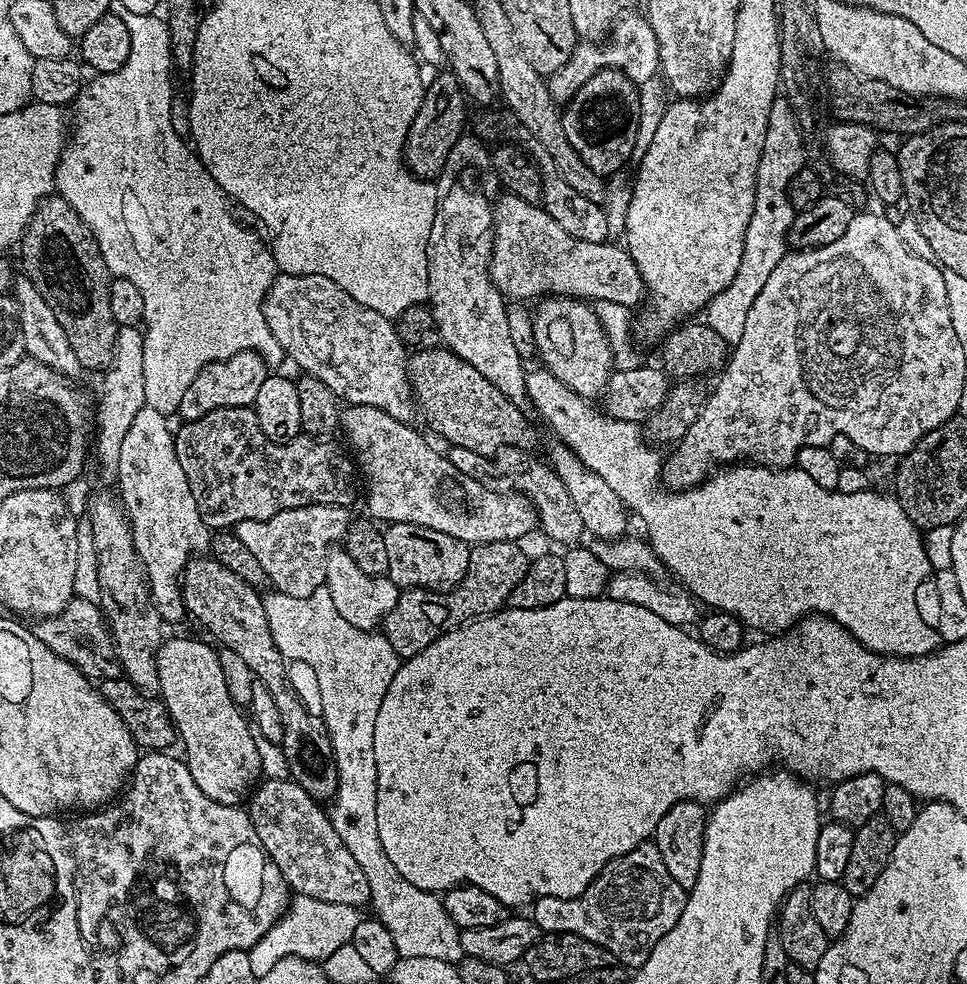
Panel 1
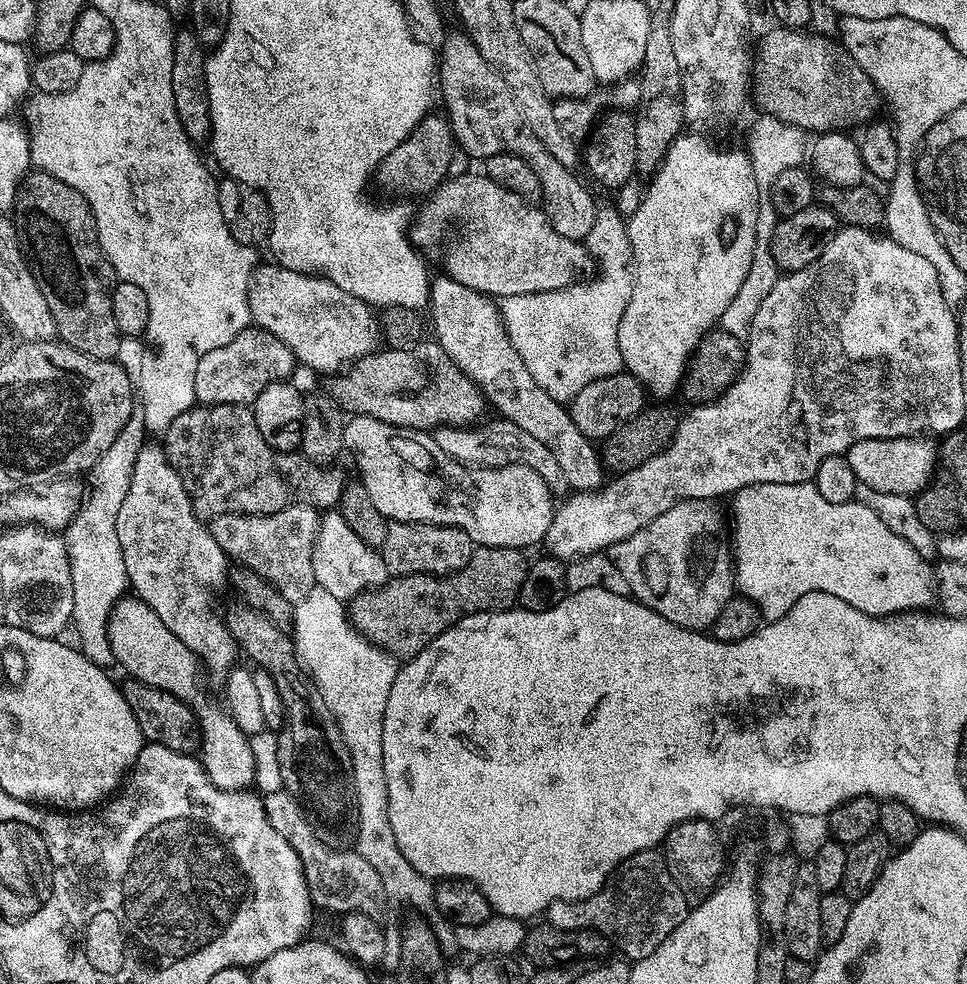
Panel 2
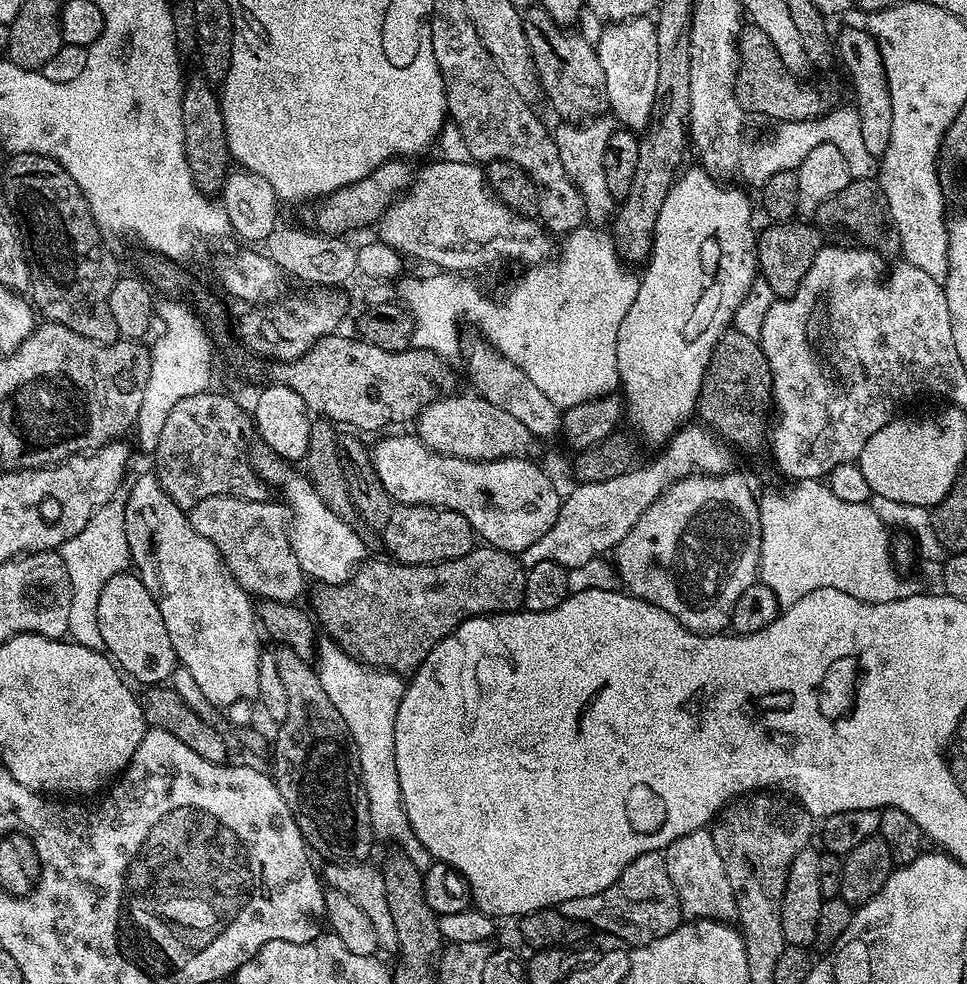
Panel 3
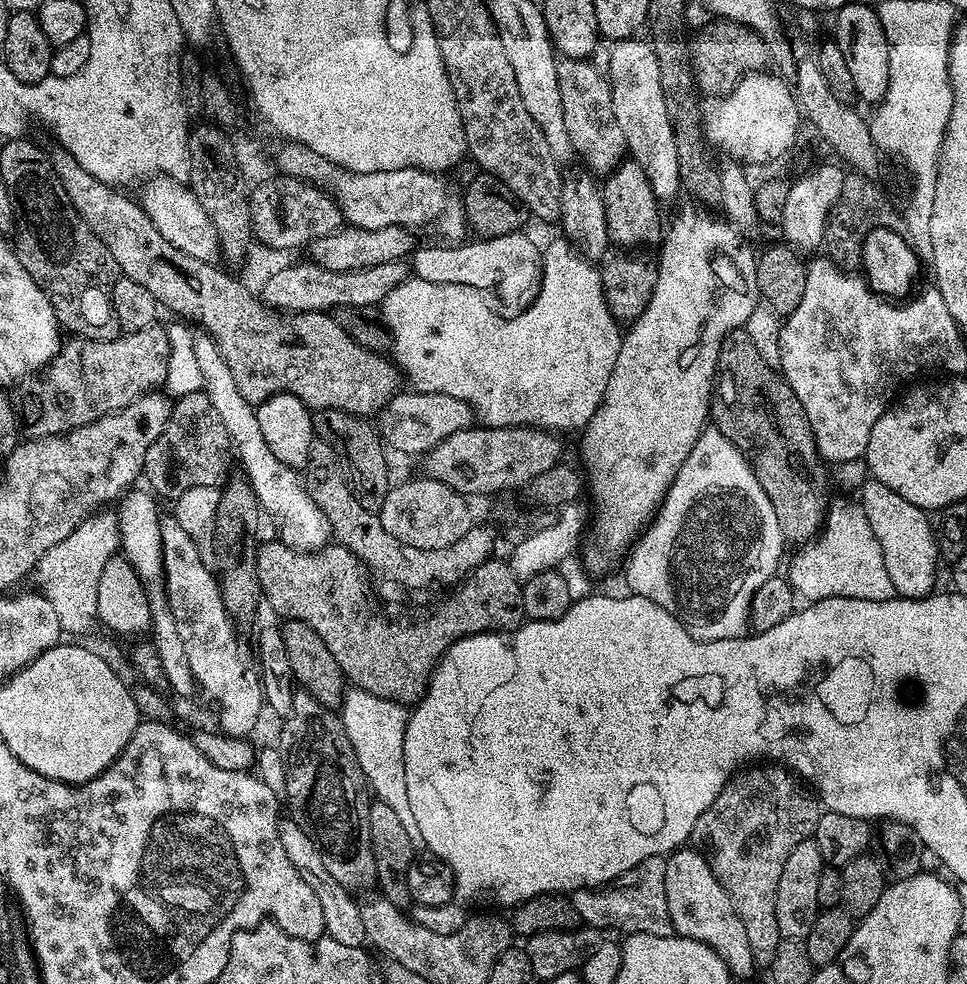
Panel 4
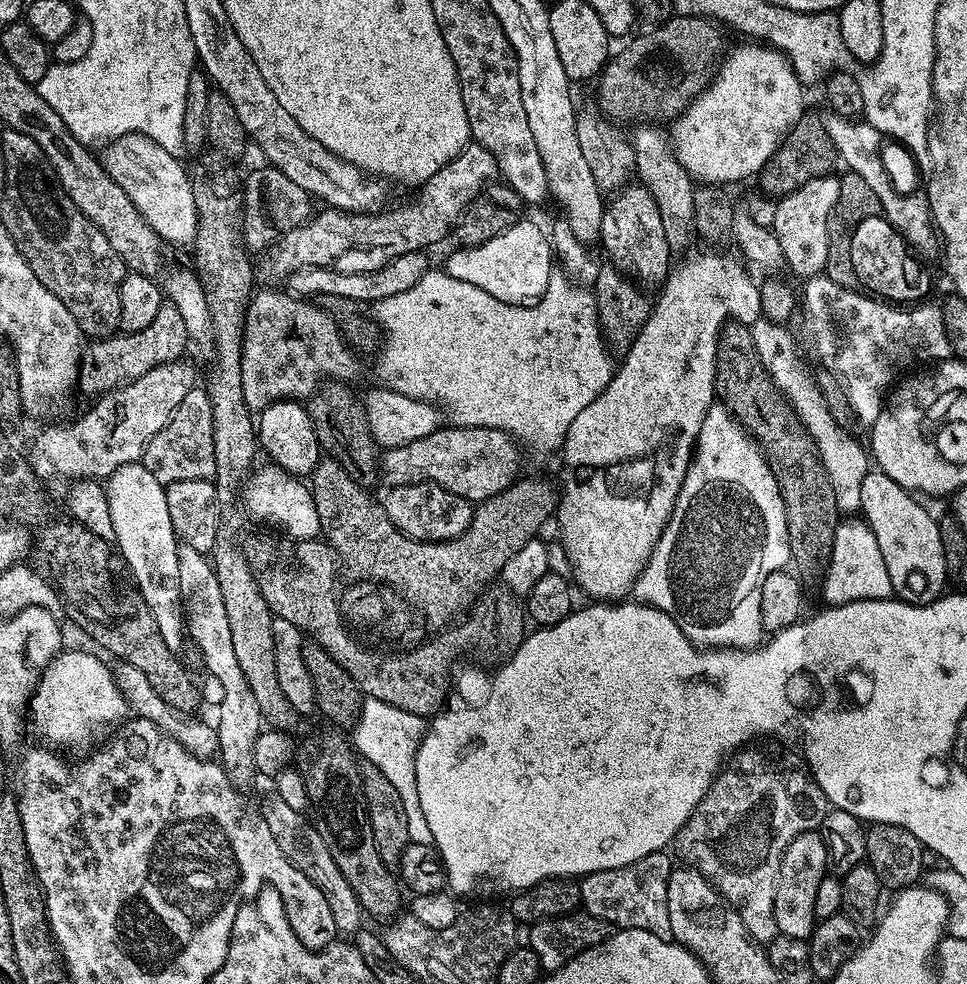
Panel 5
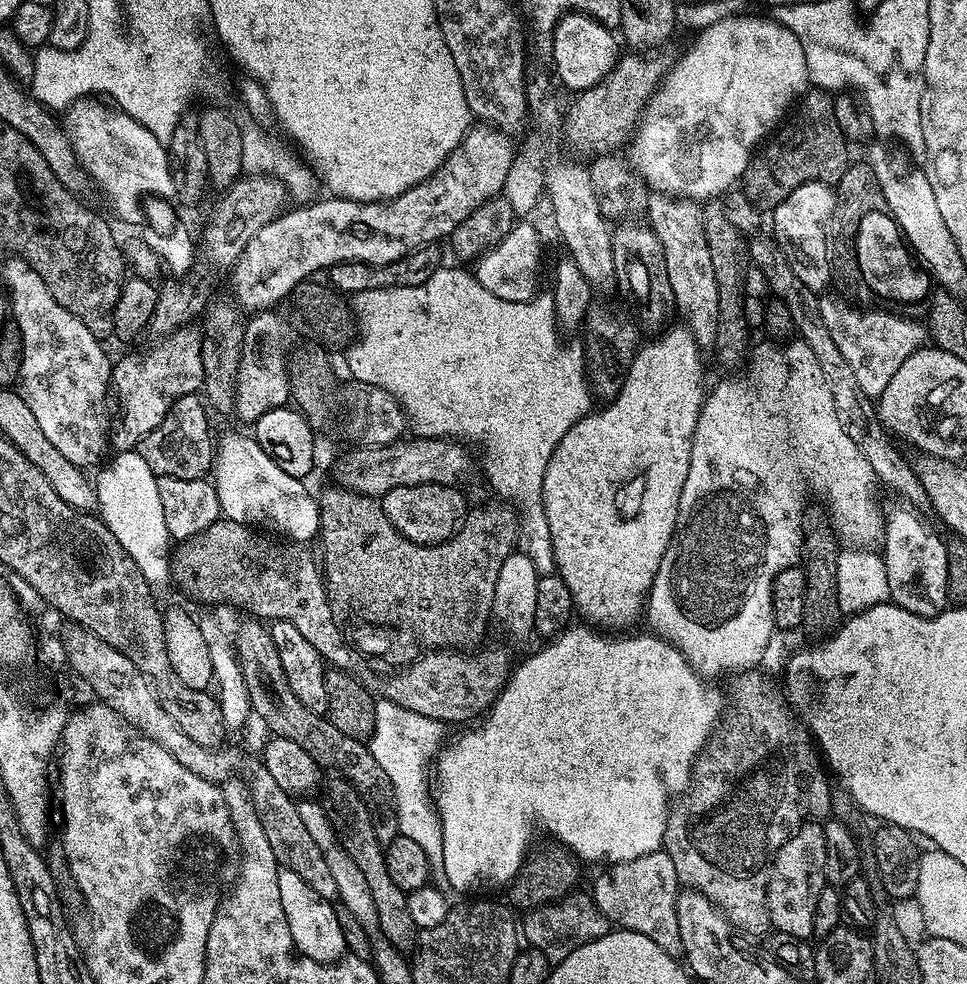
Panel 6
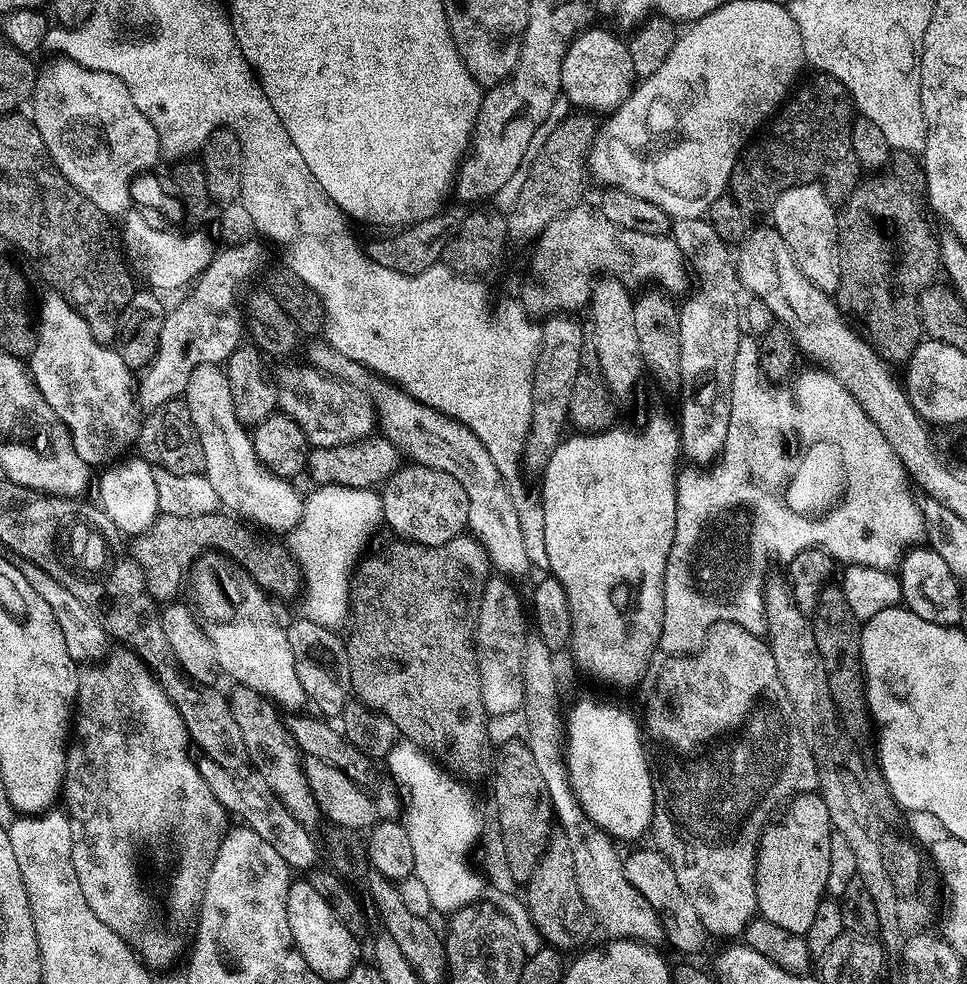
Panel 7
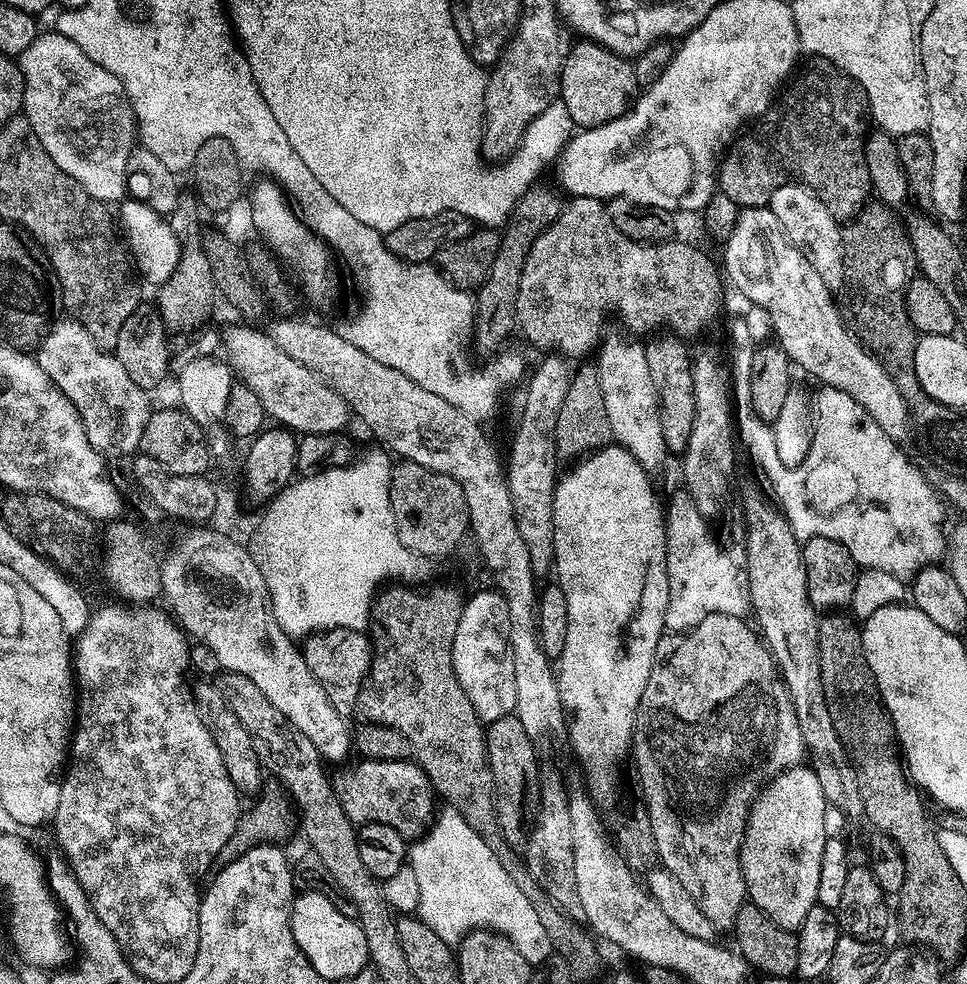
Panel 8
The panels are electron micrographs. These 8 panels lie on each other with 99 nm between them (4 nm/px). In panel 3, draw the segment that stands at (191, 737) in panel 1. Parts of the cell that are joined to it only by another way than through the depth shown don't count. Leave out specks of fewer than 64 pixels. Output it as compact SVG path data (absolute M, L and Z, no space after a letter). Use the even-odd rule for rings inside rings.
M123 572L106 582L98 600L98 628L105 651L134 682L136 680L142 686L158 686L171 679L178 665L176 651L156 599L135 573Z

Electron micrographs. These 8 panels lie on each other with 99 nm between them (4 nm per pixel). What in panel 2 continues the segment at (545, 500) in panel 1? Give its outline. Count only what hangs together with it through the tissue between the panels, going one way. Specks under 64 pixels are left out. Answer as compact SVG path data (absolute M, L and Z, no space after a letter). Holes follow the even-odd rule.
M503 418L495 419L490 421L485 428L480 428L481 426L467 428L445 426L435 429L434 435L438 446L442 446L442 450L446 450L446 454L459 464L466 464L473 468L505 468L511 464L521 464L537 472L557 497L567 497L570 489L566 482L566 474L562 474L562 466L558 466L554 454L550 454L550 450L546 450L546 446L542 446L538 438L526 434L522 426L514 426L514 422Z

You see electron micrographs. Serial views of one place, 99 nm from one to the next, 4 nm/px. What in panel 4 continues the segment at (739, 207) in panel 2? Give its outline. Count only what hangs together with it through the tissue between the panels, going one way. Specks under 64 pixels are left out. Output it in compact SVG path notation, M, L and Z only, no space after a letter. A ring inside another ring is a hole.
M691 206L692 208L684 208L681 210L680 213L677 214L676 217L672 220L672 225L667 225L666 231L663 233L662 236L662 243L659 245L660 248L660 260L658 259L658 263L656 264L656 285L654 286L654 290L652 291L652 297L650 298L650 302L645 306L642 310L642 314L637 316L635 320L631 321L630 327L632 328L623 333L622 339L620 341L620 353L618 354L618 362L614 362L614 374L610 374L610 382L606 386L606 394L602 398L602 402L598 406L598 410L592 417L588 419L588 423L584 425L582 429L582 435L584 437L580 440L580 456L584 459L583 467L589 472L586 472L586 488L592 491L592 500L596 503L596 506L601 513L600 516L594 523L591 525L590 528L590 536L592 532L592 544L585 543L582 548L582 561L584 567L588 570L588 572L592 574L597 574L597 572L608 572L611 570L612 567L619 565L621 561L625 559L626 550L631 549L634 541L639 537L642 529L655 517L656 513L660 510L660 504L664 501L664 496L668 493L668 487L674 482L674 478L678 474L678 470L682 470L682 462L686 462L686 458L690 454L690 450L694 450L694 442L698 442L698 438L704 432L706 425L709 423L710 420L710 409L712 406L712 386L716 382L716 353L720 347L720 343L724 341L726 338L726 334L730 334L731 332L743 329L744 323L746 322L746 318L750 318L750 314L753 310L756 309L756 305L758 303L758 293L756 290L756 258L757 253L755 251L752 252L752 248L747 239L741 236L739 232L736 231L735 228L732 227L731 224L728 223L727 219L721 218L719 215L711 216L711 211L705 210L703 207L700 206Z

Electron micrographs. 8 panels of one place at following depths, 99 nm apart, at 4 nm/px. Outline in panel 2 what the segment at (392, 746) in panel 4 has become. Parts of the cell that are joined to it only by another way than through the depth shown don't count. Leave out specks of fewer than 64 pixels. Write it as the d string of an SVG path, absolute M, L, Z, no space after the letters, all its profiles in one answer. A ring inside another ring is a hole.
M318 586L310 590L310 594L306 594L306 598L295 601L294 611L292 613L292 622L290 625L290 635L292 643L298 649L298 655L301 661L306 662L306 672L309 677L314 678L317 685L322 686L324 693L324 701L326 706L334 714L334 718L338 722L338 726L342 730L342 738L346 742L346 746L352 752L352 781L356 787L356 827L354 829L355 851L362 854L362 858L366 858L366 862L370 862L370 866L374 866L374 870L378 870L378 878L382 878L382 886L384 887L385 897L389 901L392 900L396 904L409 904L412 908L417 908L420 912L432 912L434 905L432 903L432 894L434 891L433 881L428 877L418 874L418 870L414 870L414 866L410 866L410 862L406 860L406 854L402 854L402 850L398 850L398 842L394 842L394 830L390 830L390 818L388 817L388 783L386 782L386 774L384 773L384 763L382 762L382 718L386 714L386 698L390 698L390 686L394 686L394 678L398 671L397 657L391 656L389 652L385 652L383 648L379 648L377 644L372 644L364 635L354 627L350 619L349 609L346 607L345 601L334 598L334 594L330 594L330 590L322 590Z

